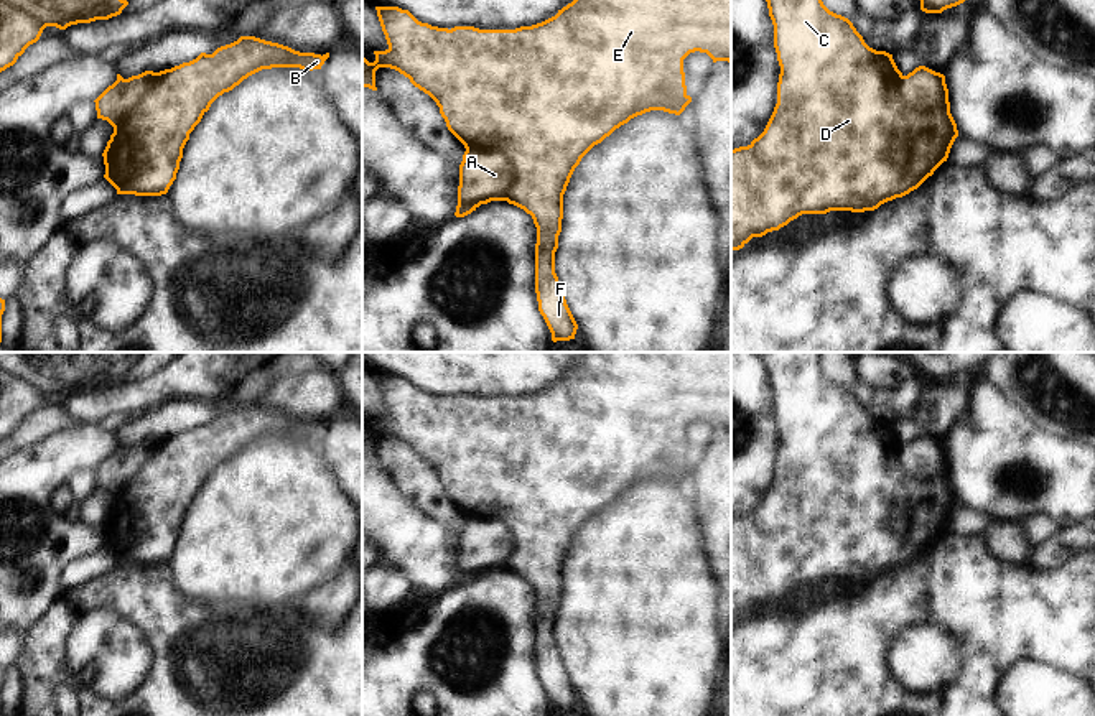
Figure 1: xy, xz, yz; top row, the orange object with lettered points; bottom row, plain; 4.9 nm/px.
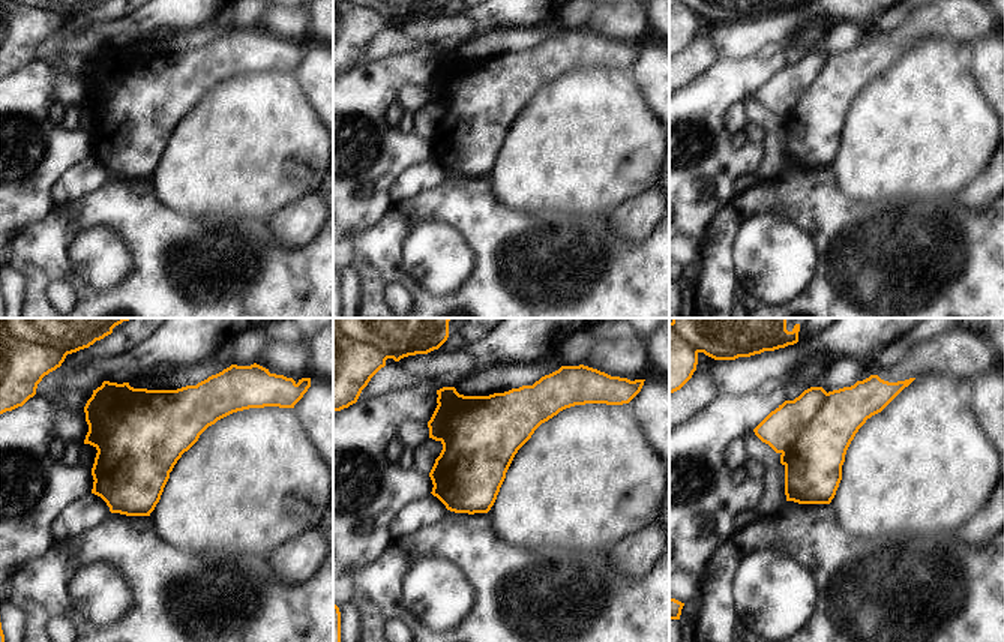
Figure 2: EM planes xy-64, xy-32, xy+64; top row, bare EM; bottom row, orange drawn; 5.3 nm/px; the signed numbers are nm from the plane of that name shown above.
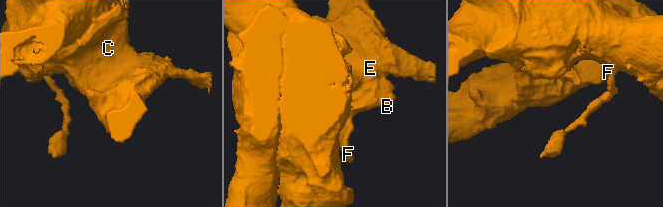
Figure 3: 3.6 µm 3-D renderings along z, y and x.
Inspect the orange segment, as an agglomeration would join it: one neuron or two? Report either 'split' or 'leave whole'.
split

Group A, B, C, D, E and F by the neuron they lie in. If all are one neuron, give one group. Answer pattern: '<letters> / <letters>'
A / B C D E F

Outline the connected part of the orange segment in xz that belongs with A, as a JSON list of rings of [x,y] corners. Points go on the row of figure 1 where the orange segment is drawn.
[[[464,151],[459,165],[456,217],[464,217],[481,204],[504,201],[512,186],[510,161],[497,151]]]

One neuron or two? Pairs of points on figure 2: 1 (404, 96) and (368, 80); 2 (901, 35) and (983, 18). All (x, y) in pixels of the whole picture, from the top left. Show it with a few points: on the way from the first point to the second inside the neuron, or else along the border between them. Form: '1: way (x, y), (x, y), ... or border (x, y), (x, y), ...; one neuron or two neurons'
1: border (426, 86), (402, 86), (393, 101); two neurons
2: way (922, 23), (941, 18), (962, 18); one neuron

